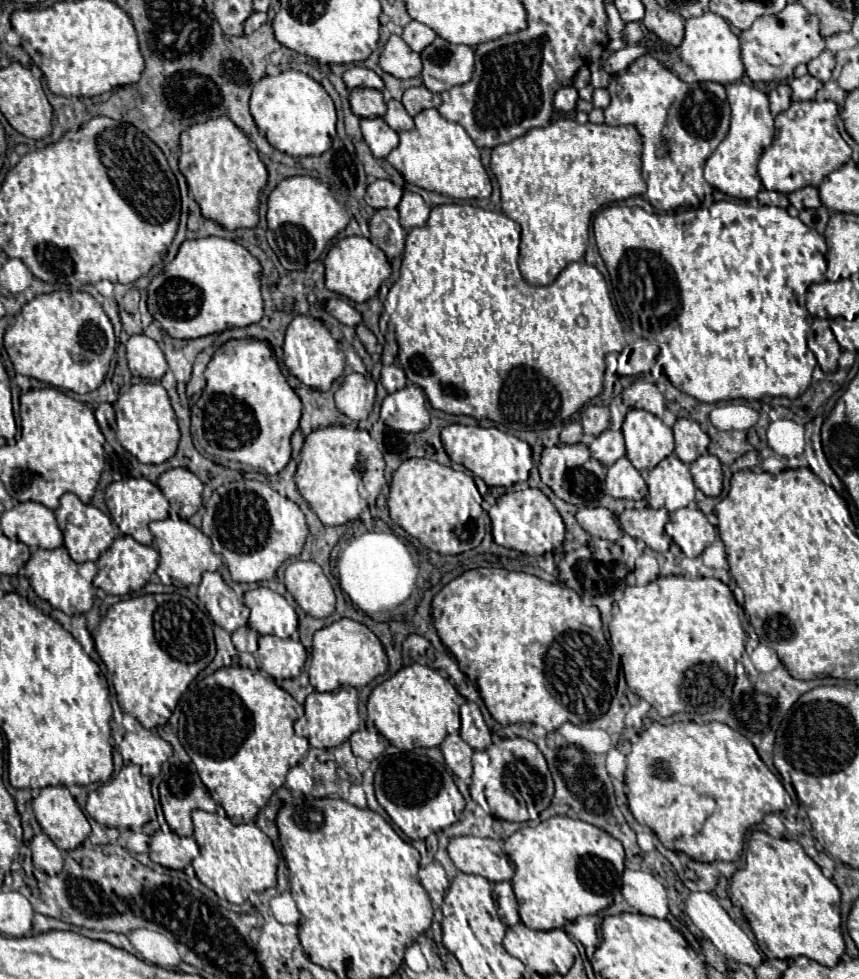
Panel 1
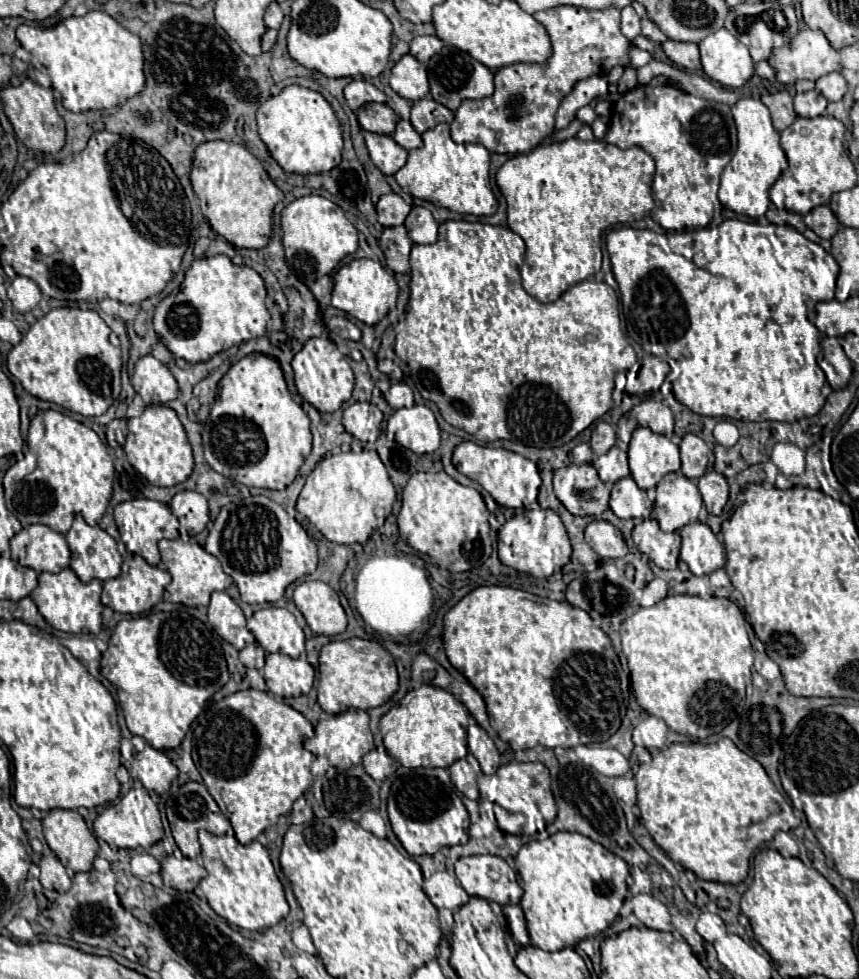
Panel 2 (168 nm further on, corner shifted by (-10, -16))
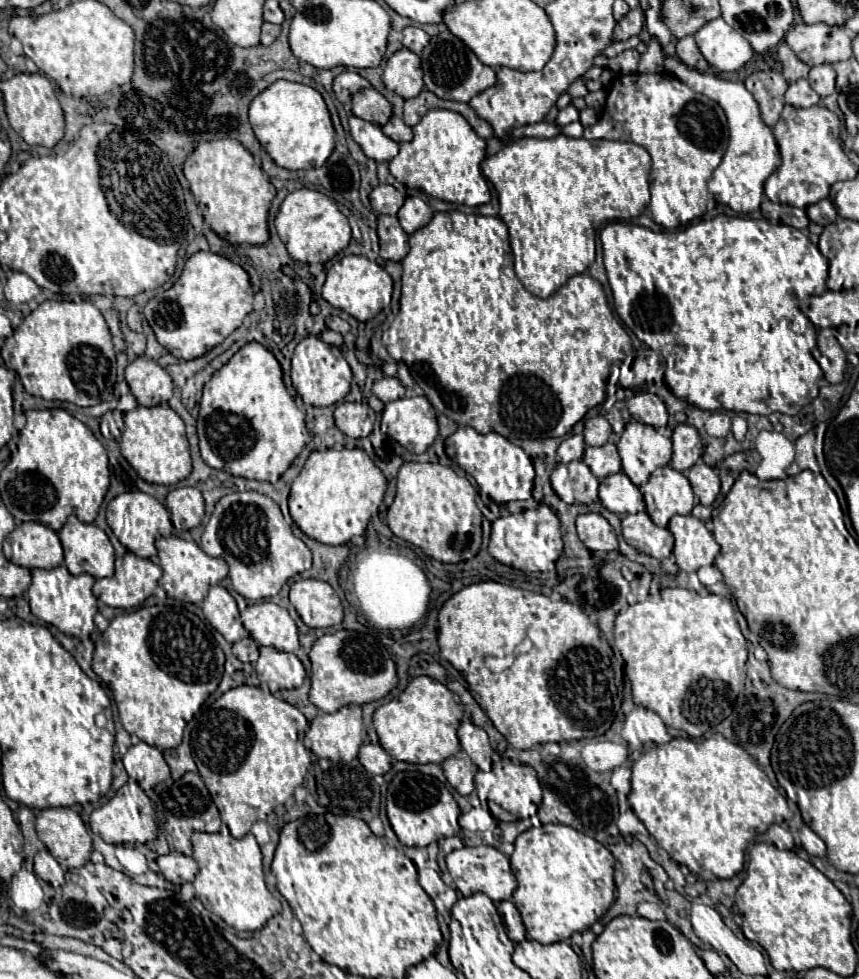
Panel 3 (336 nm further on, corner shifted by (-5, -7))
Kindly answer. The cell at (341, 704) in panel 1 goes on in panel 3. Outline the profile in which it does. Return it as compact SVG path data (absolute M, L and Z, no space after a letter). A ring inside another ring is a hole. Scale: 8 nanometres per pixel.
M347 705L337 713L317 715L305 733L305 747L317 757L347 763L357 757L365 739L367 731L361 719L361 707Z

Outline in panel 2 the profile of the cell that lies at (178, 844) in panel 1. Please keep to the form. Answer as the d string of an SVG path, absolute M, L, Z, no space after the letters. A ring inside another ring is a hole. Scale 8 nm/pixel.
M170 854L162 860L160 876L162 876L164 884L172 886L180 892L194 890L206 874L208 872L204 866L200 866L196 860L186 858L182 854Z

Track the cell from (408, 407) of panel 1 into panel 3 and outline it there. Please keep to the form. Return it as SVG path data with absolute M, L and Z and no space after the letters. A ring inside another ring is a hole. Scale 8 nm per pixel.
M403 397L383 409L381 431L403 445L407 451L421 455L437 437L437 415L427 397Z

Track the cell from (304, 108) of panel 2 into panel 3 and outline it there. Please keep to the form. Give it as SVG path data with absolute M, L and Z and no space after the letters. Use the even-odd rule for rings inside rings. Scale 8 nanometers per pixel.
M275 81L259 93L249 105L249 121L261 147L275 161L275 165L291 171L321 167L335 147L335 129L327 105L313 87Z

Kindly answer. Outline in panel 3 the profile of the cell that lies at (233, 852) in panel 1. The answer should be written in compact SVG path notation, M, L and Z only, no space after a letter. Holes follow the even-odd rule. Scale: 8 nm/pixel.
M223 824L219 833L193 833L193 859L199 865L199 873L193 879L195 897L207 911L221 917L229 927L237 931L261 931L265 923L281 913L281 903L269 893L261 867L261 849L251 833L243 839L231 837Z

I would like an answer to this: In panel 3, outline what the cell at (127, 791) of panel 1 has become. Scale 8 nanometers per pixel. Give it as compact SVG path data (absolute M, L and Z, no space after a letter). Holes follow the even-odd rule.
M129 779L107 805L103 805L91 813L89 827L105 843L113 843L113 845L147 843L147 841L153 841L157 837L157 819L155 819L151 800L133 779Z

